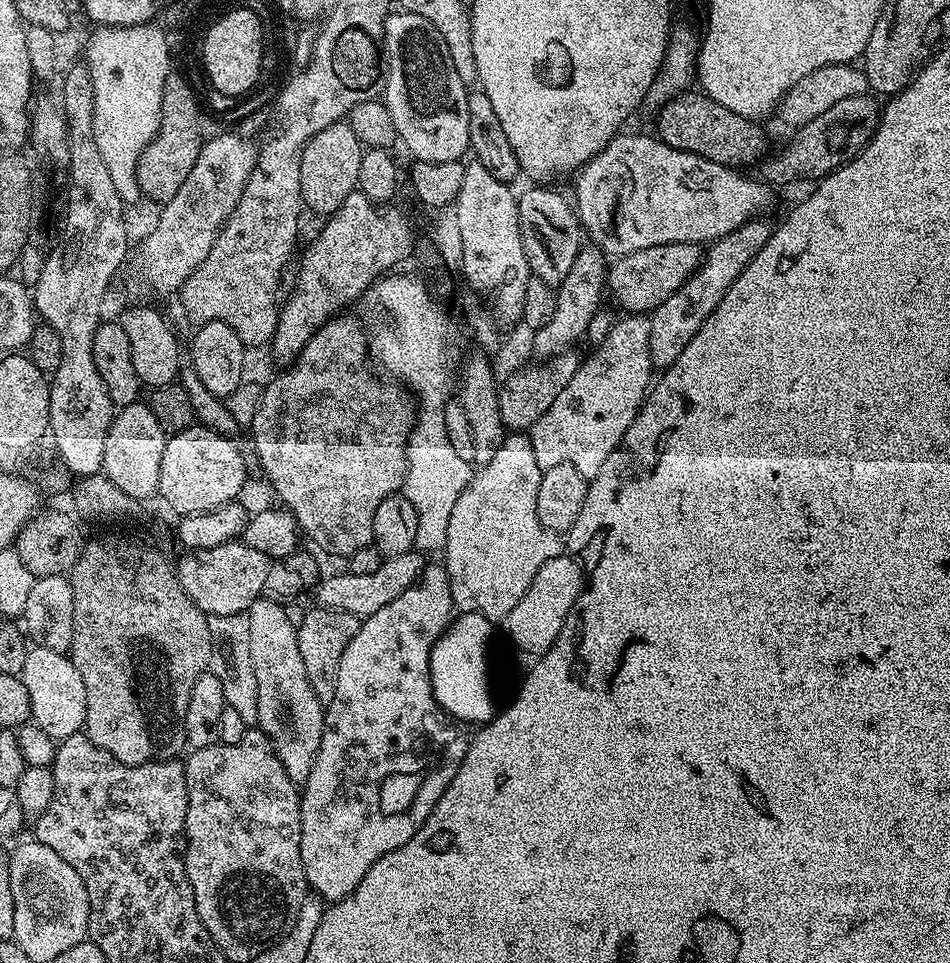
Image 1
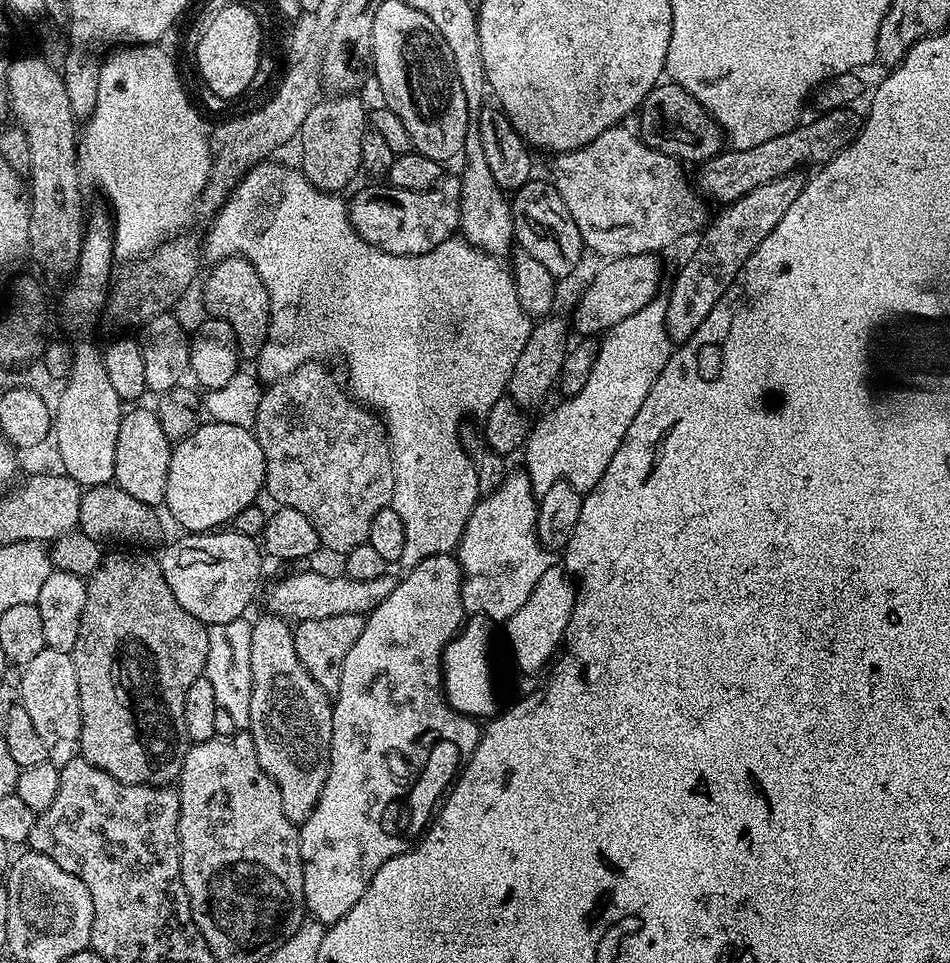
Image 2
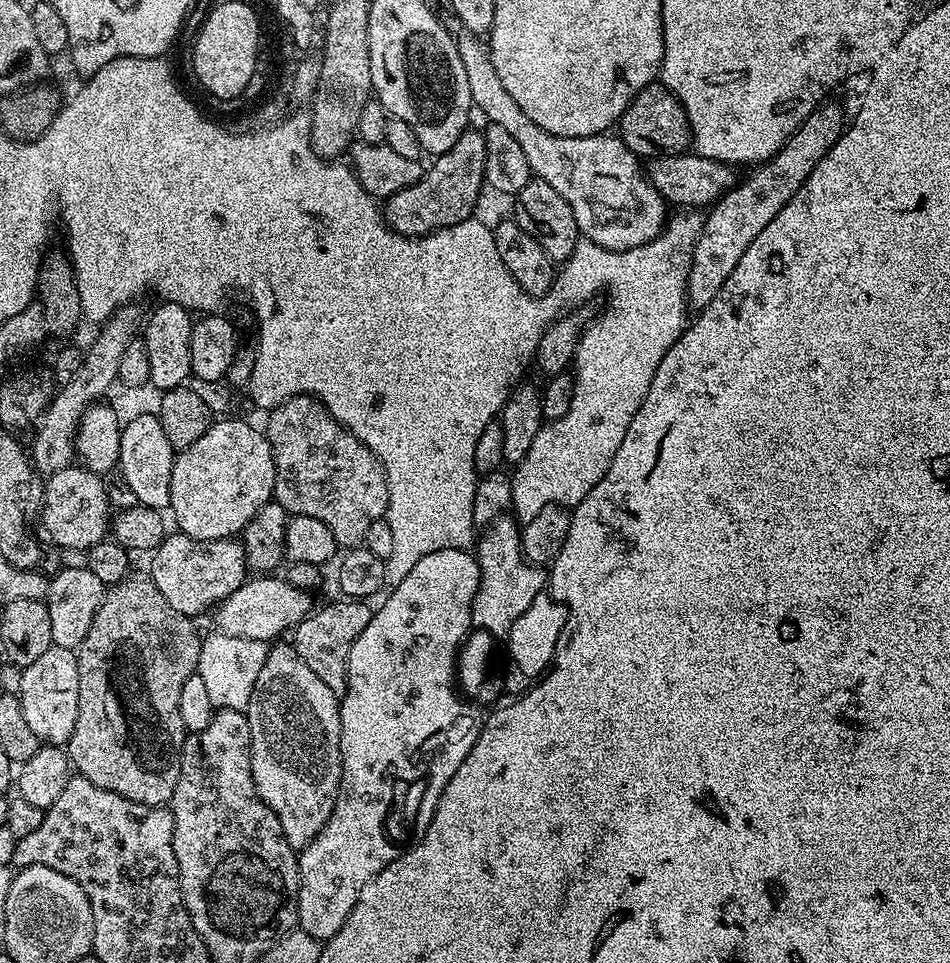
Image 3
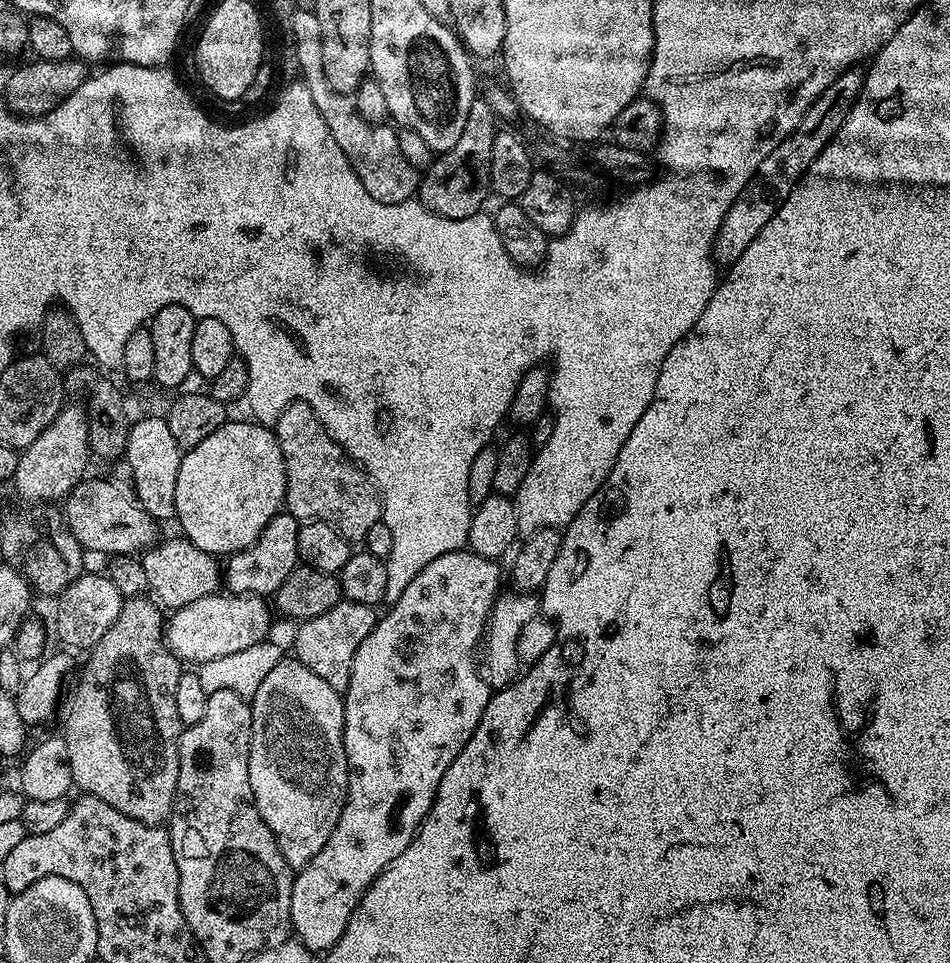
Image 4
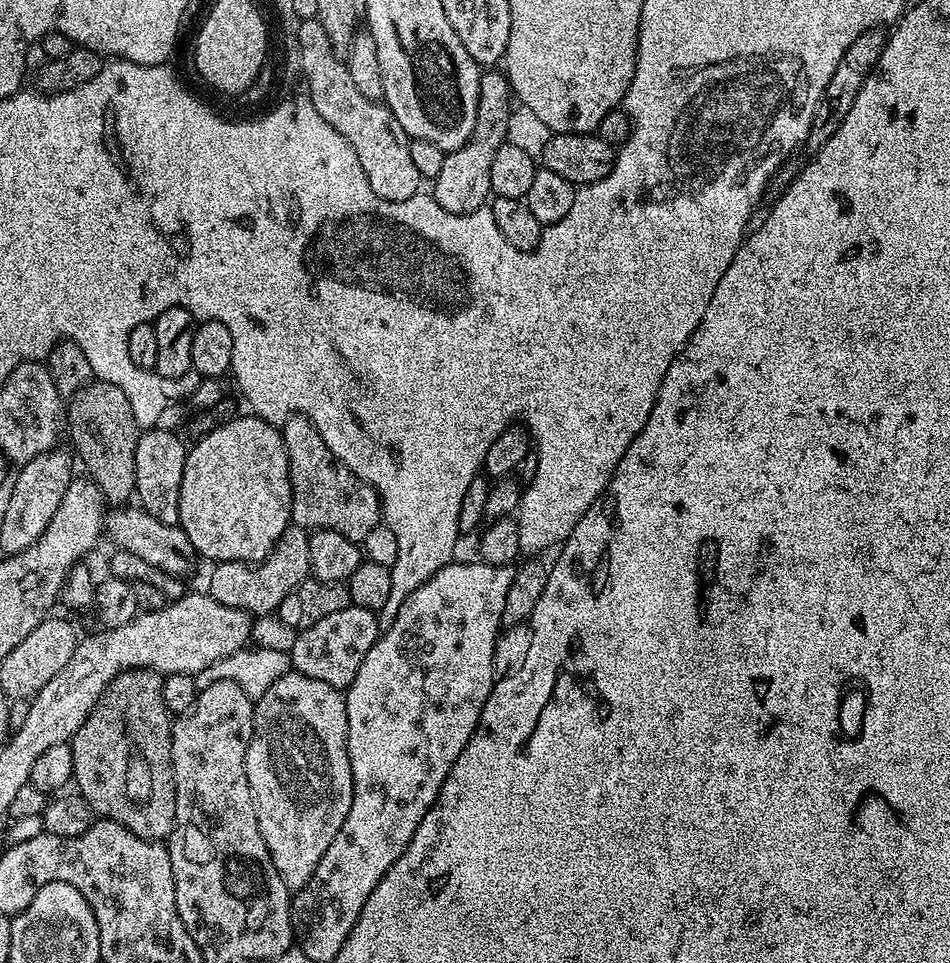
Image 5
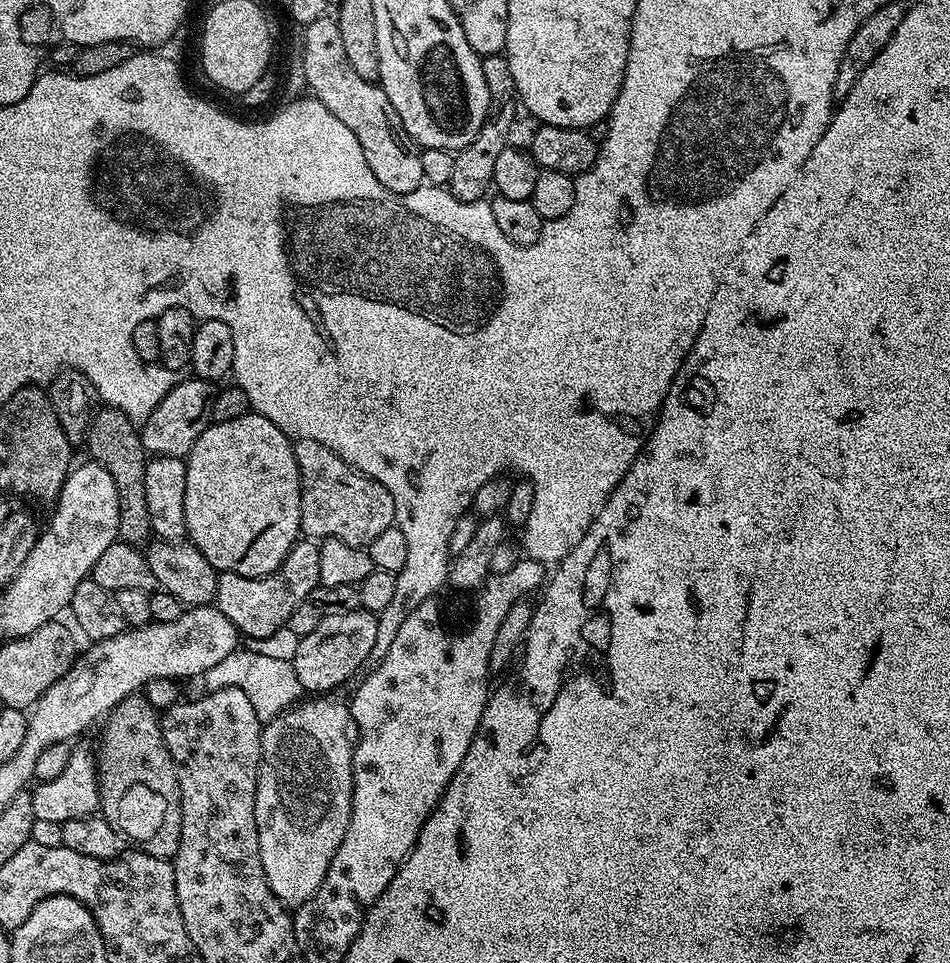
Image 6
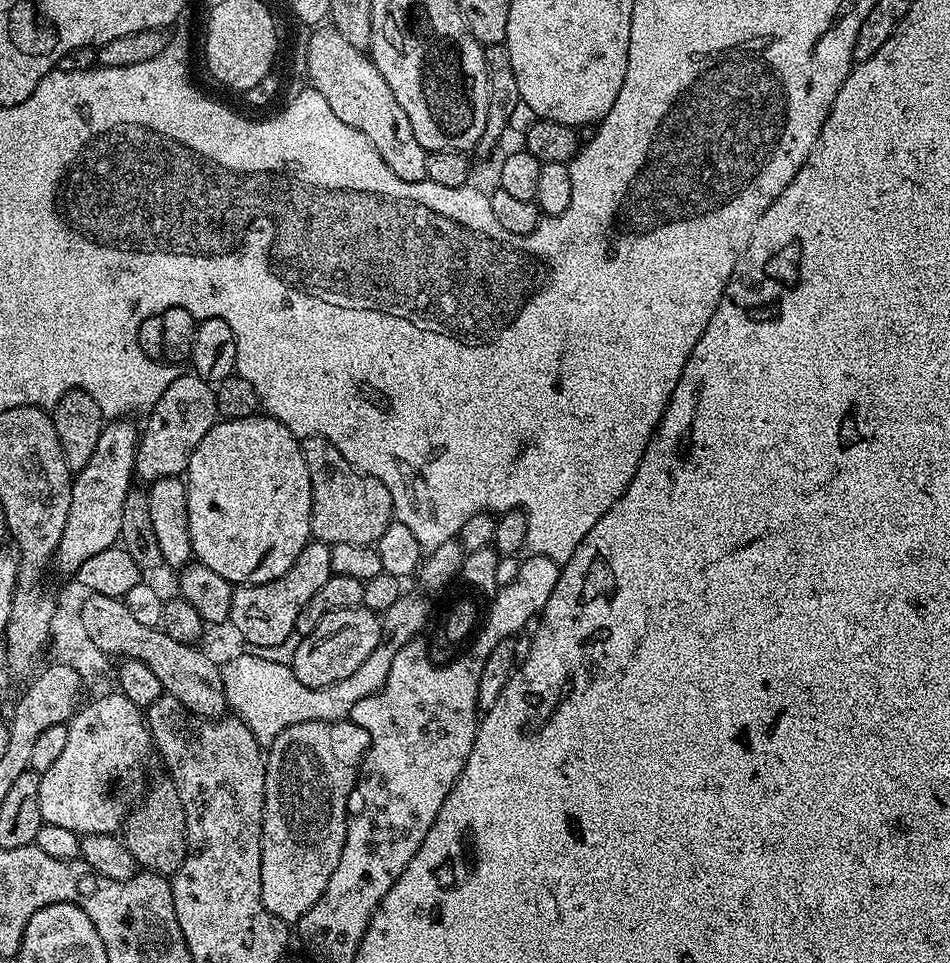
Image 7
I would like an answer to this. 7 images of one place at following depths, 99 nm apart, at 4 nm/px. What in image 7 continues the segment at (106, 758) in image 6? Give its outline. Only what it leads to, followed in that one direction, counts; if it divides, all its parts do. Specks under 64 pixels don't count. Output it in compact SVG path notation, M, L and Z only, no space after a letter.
M163 778L156 785L149 787L142 797L142 803L129 812L124 821L122 839L137 865L145 872L157 872L160 876L172 877L182 866L188 856L188 835L186 834L186 814L182 810L182 798L178 798L178 790L171 779Z

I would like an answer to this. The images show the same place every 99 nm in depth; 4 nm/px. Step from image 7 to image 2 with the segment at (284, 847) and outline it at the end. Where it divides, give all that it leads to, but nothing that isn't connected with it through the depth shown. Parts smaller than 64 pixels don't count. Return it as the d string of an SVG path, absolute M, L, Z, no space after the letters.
M264 614L260 621L252 624L250 634L250 674L252 675L252 693L250 694L250 722L247 731L254 738L254 750L258 750L260 768L278 786L278 794L282 794L282 810L286 810L286 818L297 826L303 824L314 810L318 798L322 794L322 786L326 786L326 774L330 766L330 734L332 733L333 701L306 674L306 666L298 662L298 650L294 650L294 628L283 616Z

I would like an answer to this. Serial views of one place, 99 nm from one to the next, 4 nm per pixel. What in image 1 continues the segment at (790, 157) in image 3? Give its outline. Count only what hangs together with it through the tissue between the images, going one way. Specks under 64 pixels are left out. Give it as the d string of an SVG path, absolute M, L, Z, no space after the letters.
M764 218L748 220L742 226L738 226L738 230L730 230L730 234L711 241L692 277L684 285L679 286L677 292L670 298L651 311L650 354L653 369L669 368L678 358L678 354L682 354L682 350L690 346L690 338L694 338L694 334L702 330L702 322L706 322L706 318L714 314L718 302L722 302L726 290L734 286L738 274L742 274L742 270L746 270L746 266L756 257L758 250L766 246L773 230L773 225L767 224L766 221Z

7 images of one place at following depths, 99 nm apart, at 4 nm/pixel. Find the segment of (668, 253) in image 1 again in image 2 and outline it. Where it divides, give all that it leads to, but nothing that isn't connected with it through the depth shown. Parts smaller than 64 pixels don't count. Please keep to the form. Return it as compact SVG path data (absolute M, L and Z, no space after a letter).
M657 253L617 256L606 261L593 276L580 296L571 317L573 331L584 336L601 335L613 328L618 322L636 314L659 295L662 280L661 257Z

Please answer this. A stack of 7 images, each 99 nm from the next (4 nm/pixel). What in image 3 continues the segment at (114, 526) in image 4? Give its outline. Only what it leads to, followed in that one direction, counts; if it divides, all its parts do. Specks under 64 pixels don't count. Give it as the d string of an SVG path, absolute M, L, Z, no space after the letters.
M69 466L53 472L44 480L44 508L39 523L44 524L43 535L60 548L87 550L99 544L110 532L108 488L98 473L83 466Z

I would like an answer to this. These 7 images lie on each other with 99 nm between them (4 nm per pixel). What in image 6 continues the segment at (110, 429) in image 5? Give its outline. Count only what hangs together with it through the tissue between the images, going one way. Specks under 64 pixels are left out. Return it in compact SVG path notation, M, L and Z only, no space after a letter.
M101 407L93 415L92 425L88 428L86 449L93 461L101 464L114 478L118 489L118 530L119 539L125 544L144 546L152 536L150 510L146 510L146 466L148 460L137 425L126 414L116 408Z

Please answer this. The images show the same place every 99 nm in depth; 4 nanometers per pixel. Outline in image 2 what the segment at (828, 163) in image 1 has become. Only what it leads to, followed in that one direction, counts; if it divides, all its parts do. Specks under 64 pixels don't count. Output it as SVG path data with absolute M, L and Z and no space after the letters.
M834 108L819 113L817 120L801 123L791 128L778 138L770 138L758 146L750 146L750 150L732 148L718 153L714 158L705 160L699 165L694 184L709 201L717 200L717 205L727 206L742 198L750 190L758 190L758 186L766 186L766 182L774 182L774 178L782 178L786 174L803 169L803 164L819 166L827 164L856 139L858 119L852 110Z

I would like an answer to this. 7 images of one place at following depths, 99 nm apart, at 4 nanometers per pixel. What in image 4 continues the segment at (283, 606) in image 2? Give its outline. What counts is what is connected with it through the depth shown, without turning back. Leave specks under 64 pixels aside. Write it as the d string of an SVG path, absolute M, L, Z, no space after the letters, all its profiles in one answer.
M213 594L198 598L186 606L175 609L166 620L168 648L182 662L199 666L237 650L247 650L258 642L269 639L272 628L273 609L263 596L238 596L235 594Z

